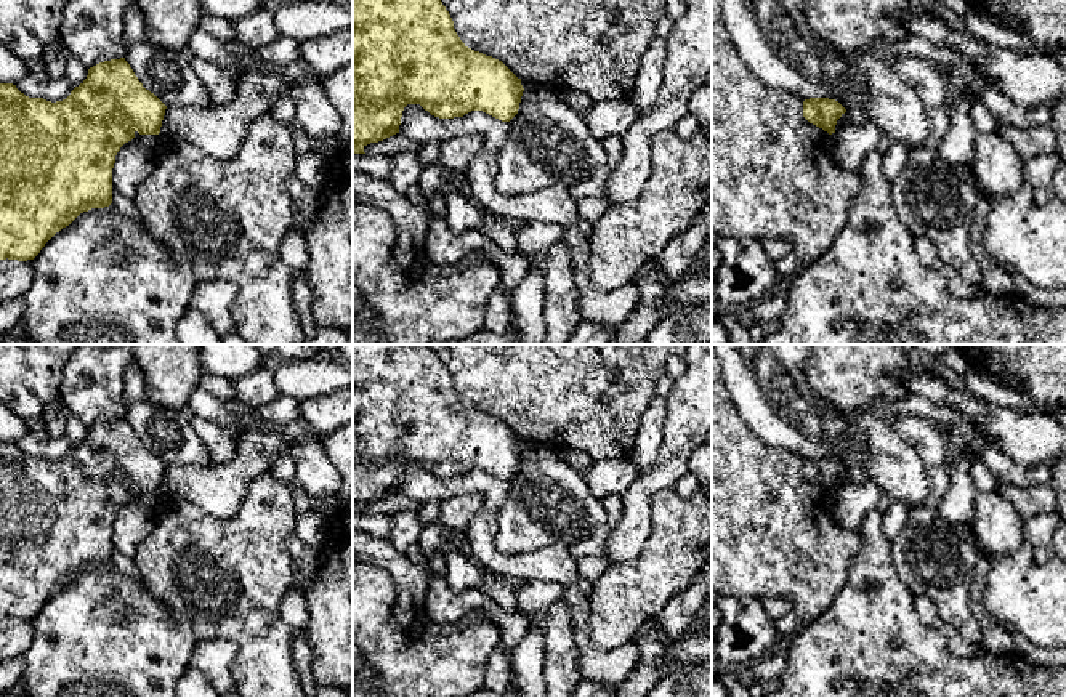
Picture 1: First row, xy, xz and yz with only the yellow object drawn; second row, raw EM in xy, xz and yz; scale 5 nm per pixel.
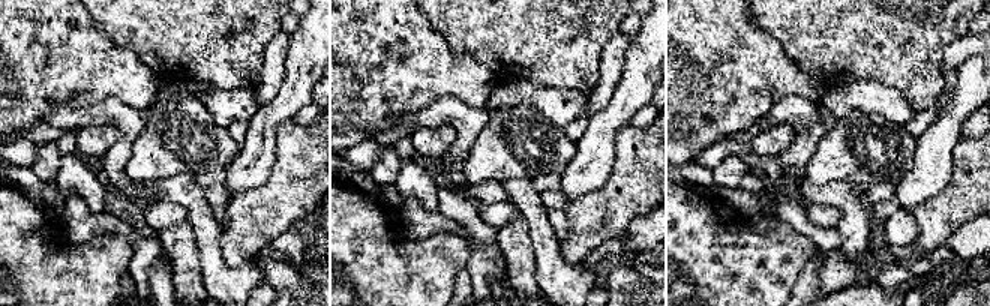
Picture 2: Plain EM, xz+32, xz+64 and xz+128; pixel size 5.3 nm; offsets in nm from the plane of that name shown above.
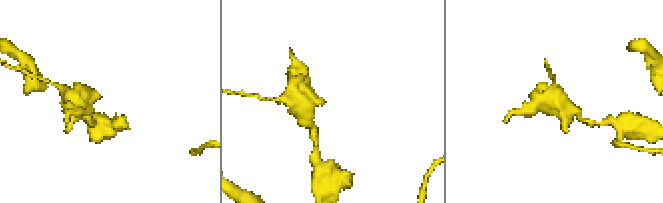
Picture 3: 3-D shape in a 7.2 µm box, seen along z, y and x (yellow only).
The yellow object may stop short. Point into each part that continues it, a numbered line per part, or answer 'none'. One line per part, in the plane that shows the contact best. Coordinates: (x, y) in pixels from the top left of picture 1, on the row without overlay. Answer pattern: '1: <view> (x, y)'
none

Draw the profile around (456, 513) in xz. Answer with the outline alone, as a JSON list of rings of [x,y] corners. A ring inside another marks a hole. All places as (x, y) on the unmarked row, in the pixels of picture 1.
[[[481,494],[449,497],[439,506],[439,526],[444,530],[465,532],[474,516],[483,510]]]

